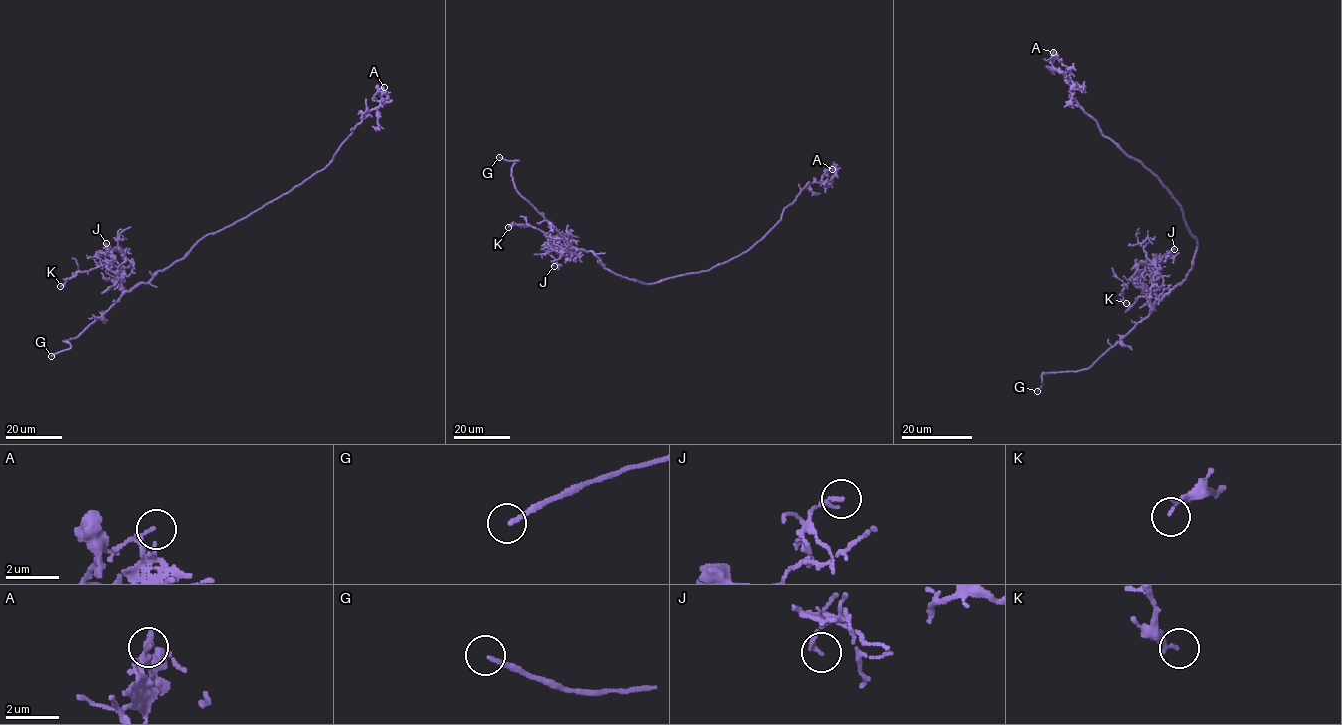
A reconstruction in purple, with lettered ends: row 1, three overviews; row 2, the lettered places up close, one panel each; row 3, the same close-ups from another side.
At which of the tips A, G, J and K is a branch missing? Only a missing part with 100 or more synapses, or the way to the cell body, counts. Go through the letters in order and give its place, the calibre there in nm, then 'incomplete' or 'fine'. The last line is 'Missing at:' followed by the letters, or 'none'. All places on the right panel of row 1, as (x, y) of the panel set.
A: (1053, 52) | 110 nm | fine
G: (1037, 391) | 150 nm | incomplete
J: (1174, 249) | 150 nm | fine
K: (1126, 303) | 130 nm | fine
Missing at: G

